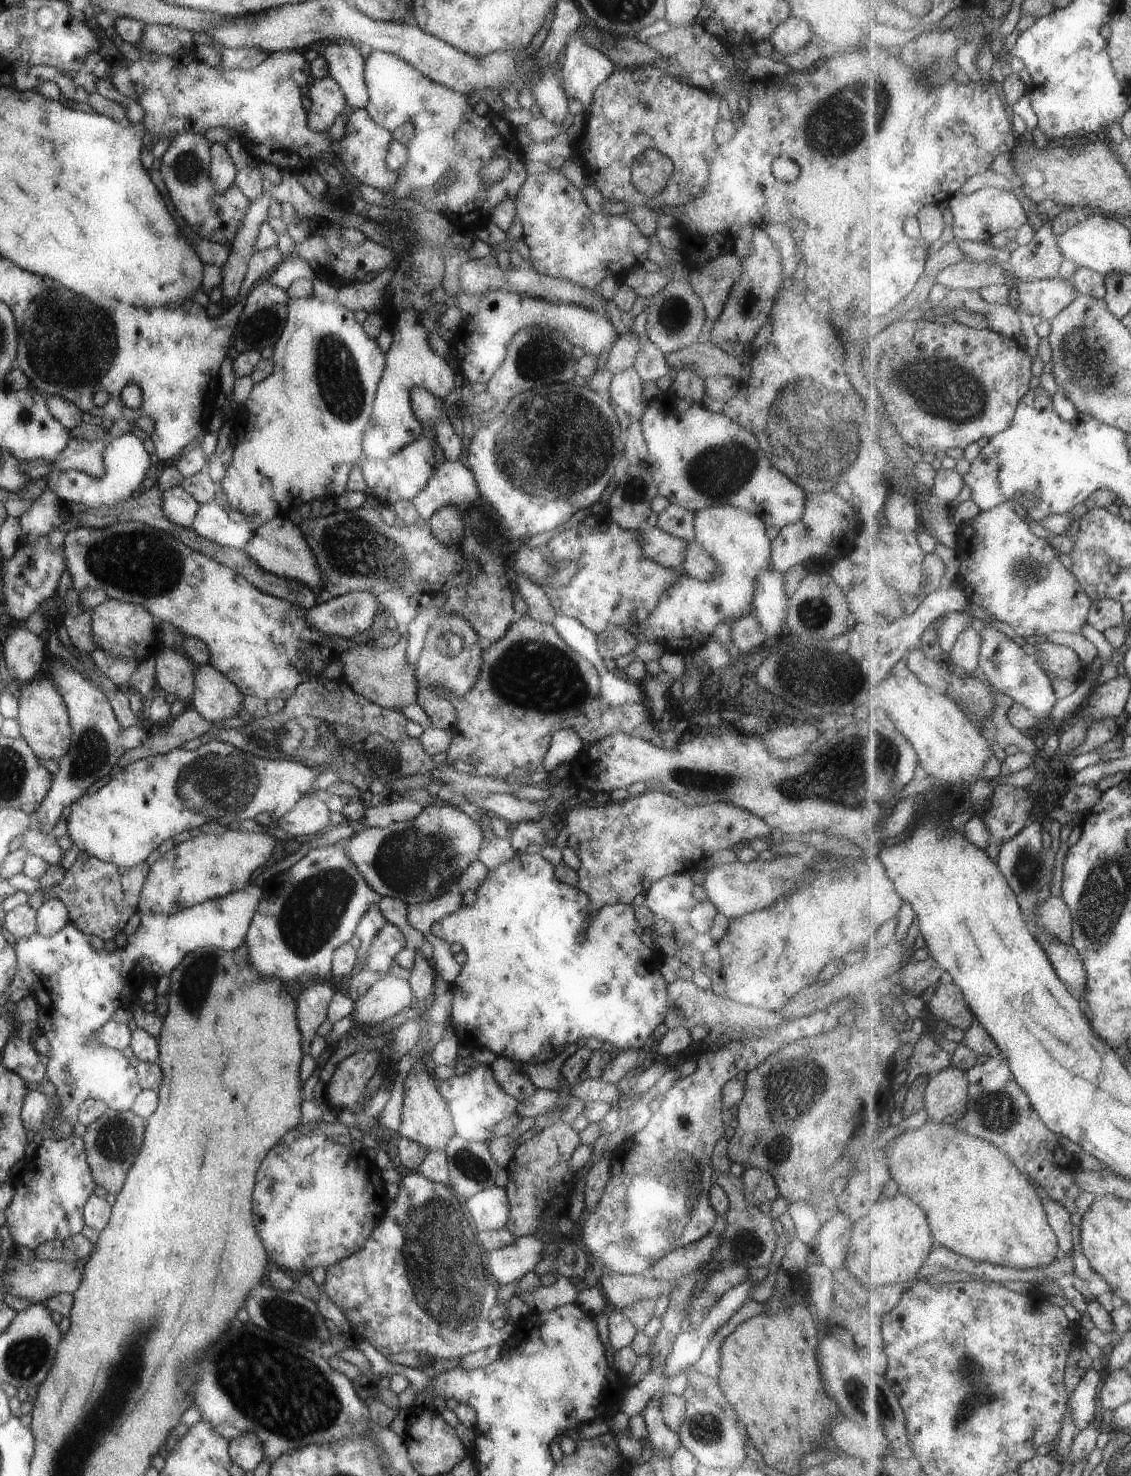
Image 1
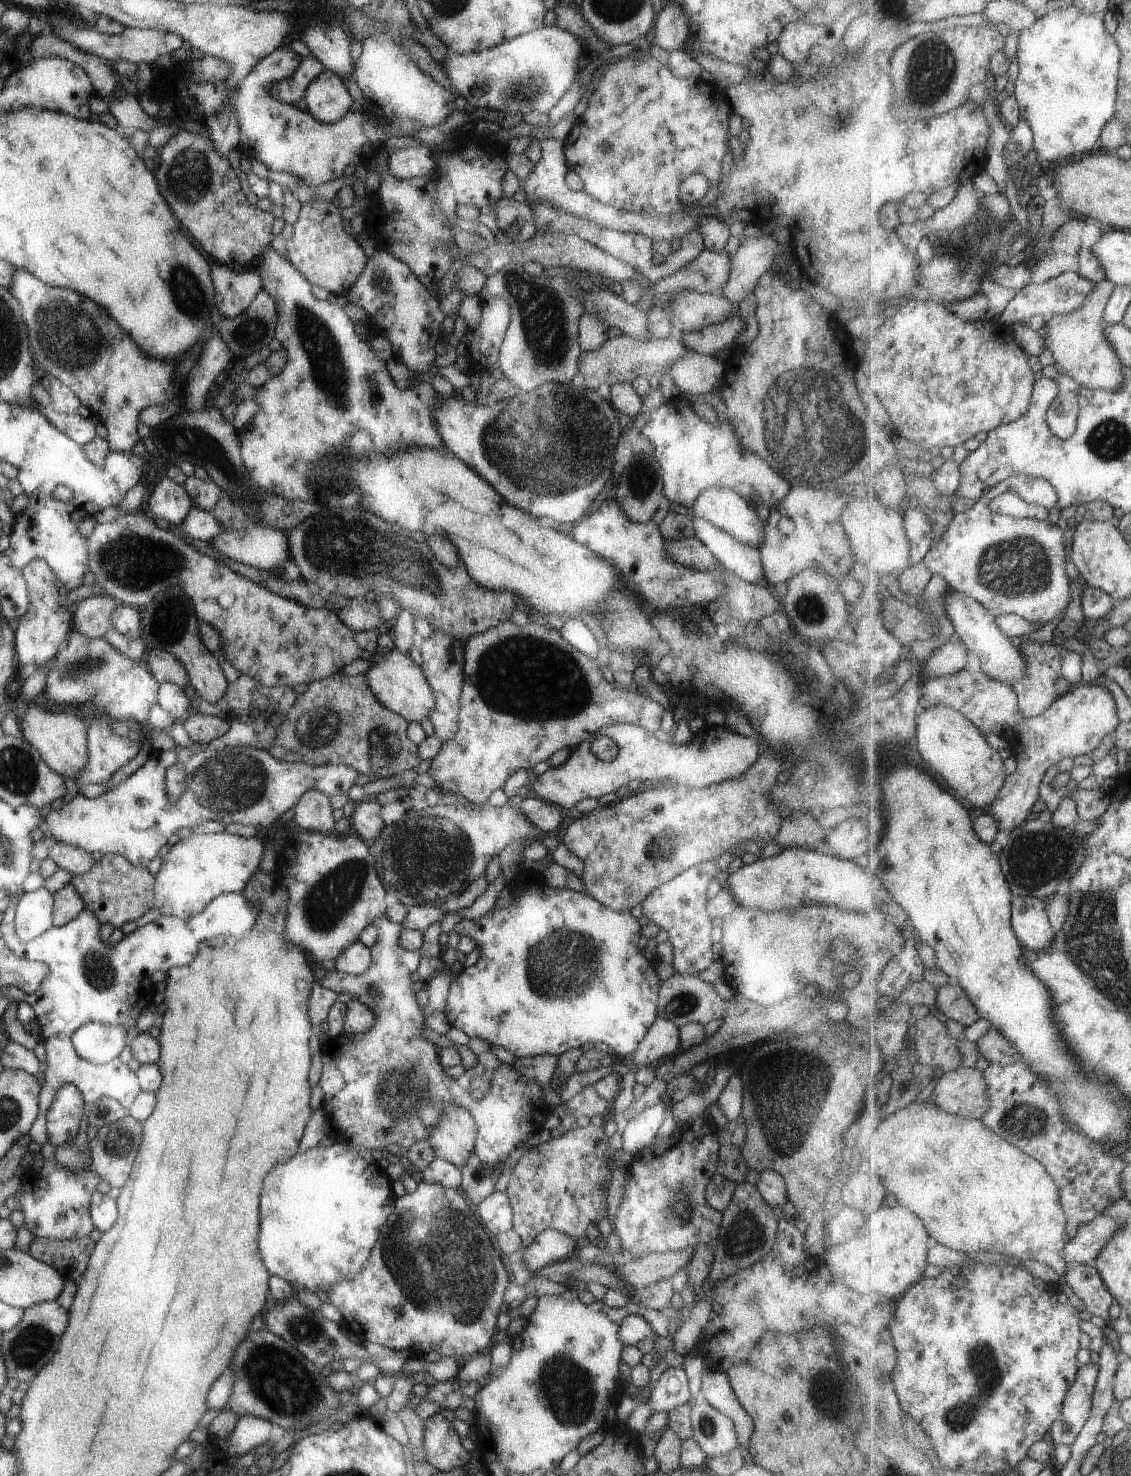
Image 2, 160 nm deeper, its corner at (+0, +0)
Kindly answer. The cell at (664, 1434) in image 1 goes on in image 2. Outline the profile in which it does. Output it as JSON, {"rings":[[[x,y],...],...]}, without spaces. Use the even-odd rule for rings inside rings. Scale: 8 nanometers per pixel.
{"rings":[[[669,1367],[665,1369],[659,1378],[653,1383],[647,1398],[652,1414],[672,1409],[689,1400],[687,1379],[682,1367]]]}

